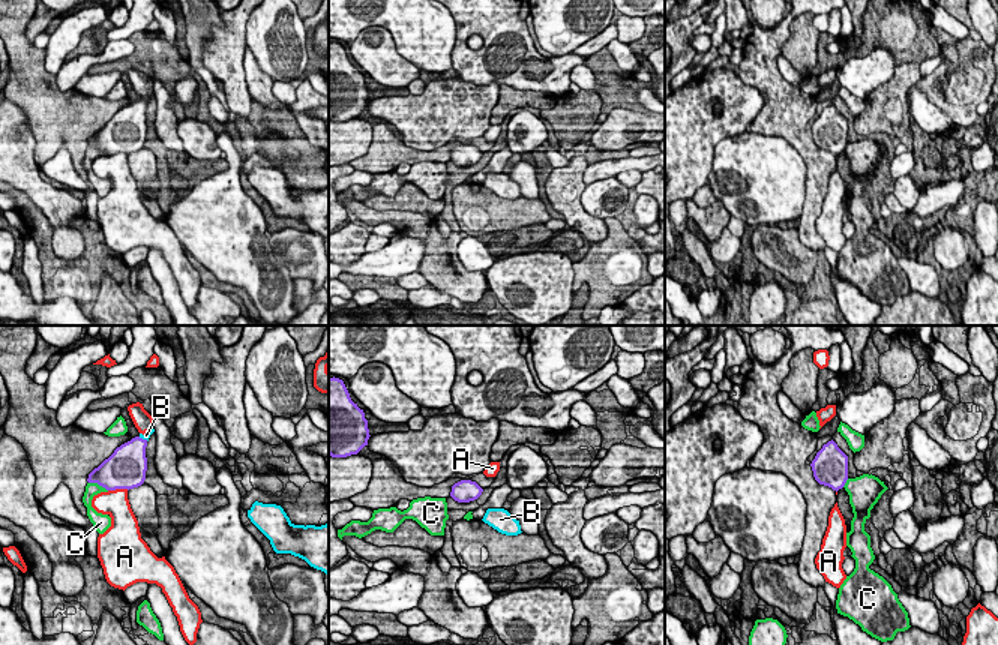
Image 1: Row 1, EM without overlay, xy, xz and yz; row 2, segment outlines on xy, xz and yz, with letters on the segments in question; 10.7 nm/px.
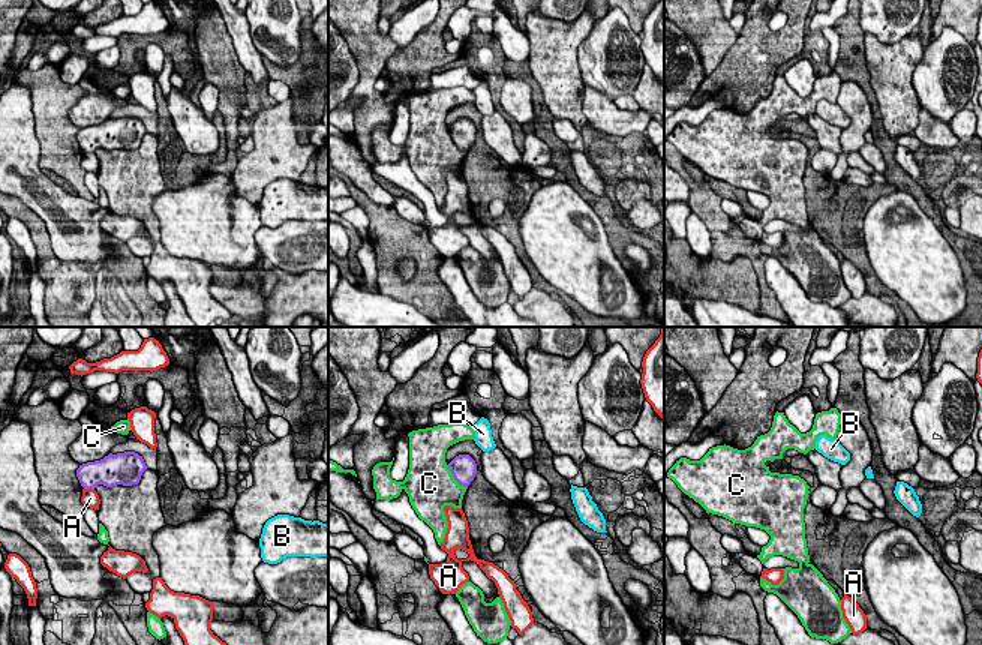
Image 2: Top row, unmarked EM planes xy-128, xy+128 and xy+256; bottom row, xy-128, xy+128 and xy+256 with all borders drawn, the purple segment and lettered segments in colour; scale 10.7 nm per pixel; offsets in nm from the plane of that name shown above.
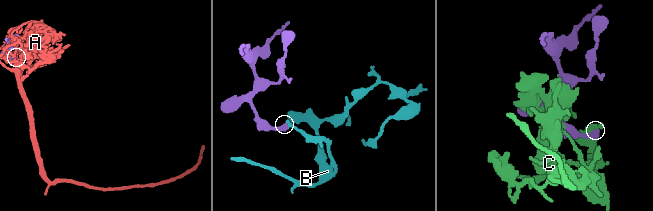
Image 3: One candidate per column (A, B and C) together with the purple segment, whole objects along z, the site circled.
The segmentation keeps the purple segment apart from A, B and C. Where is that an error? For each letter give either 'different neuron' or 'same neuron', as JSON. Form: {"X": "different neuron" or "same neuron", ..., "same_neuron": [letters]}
{"A": "different neuron", "B": "same neuron", "C": "different neuron", "same_neuron": ["B"]}

